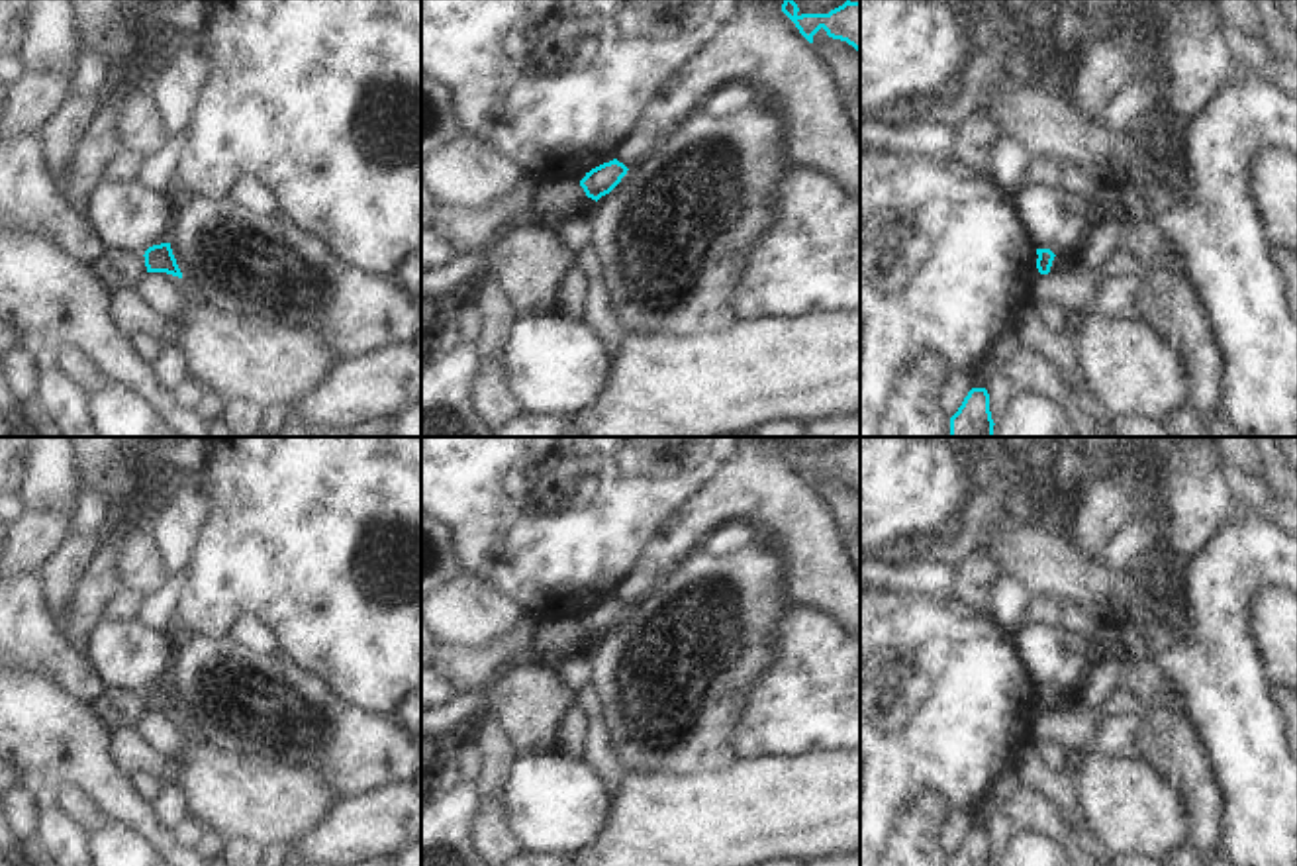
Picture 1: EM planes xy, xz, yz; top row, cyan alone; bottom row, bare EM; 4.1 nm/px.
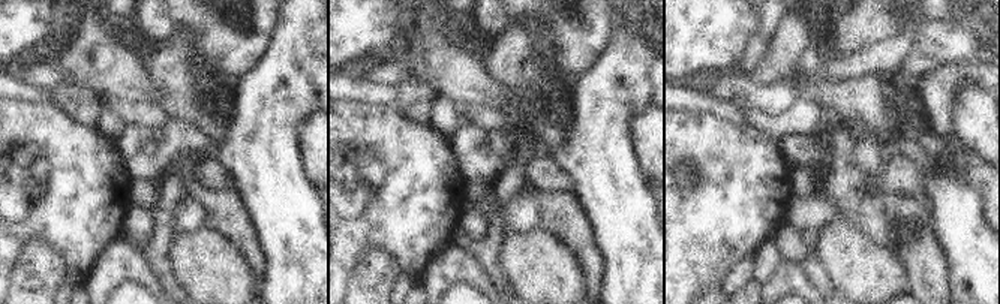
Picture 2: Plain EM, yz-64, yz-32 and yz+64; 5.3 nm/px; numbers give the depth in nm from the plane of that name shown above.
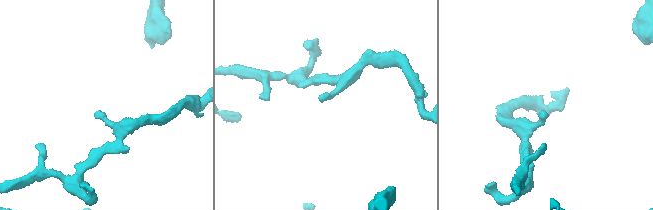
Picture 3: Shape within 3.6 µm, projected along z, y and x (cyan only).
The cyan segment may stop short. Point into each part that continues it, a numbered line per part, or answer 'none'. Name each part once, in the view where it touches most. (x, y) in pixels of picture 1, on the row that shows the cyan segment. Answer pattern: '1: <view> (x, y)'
none.

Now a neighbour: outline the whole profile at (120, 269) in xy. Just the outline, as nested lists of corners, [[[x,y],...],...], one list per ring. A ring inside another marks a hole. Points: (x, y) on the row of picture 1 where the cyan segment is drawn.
[[[108,251],[94,268],[112,290],[137,288],[147,274],[145,257],[131,251]]]

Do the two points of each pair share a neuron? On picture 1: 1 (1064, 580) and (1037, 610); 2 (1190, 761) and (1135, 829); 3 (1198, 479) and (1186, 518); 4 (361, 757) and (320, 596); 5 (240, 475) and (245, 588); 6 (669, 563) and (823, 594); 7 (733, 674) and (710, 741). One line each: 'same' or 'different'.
1: different
2: different
3: same
4: different
5: same
6: same
7: same

